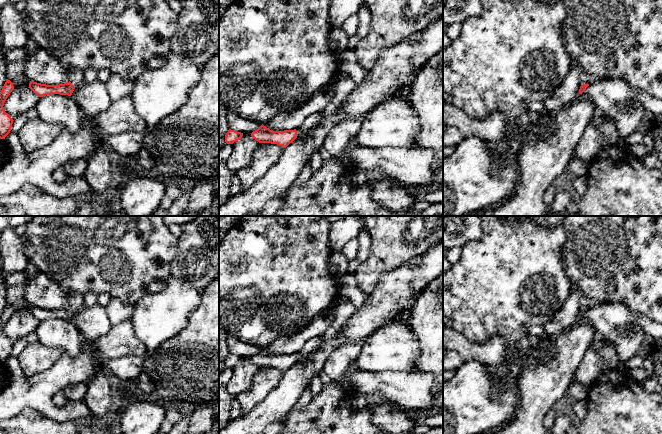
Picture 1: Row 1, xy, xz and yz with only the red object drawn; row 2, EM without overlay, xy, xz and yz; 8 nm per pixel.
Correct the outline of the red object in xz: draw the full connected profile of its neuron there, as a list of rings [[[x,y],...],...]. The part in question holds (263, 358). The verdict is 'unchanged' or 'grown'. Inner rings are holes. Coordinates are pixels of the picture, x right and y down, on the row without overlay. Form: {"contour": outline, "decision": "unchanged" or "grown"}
{"contour": [[[262,348],[257,354],[251,357],[251,360],[259,367],[277,368],[286,372],[298,360],[302,360],[303,358],[304,356],[299,352],[294,354],[273,355]]], "decision": "grown"}

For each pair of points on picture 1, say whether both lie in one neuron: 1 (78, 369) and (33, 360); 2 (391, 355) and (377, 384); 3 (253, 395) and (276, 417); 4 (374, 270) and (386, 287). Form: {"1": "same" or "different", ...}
{"1": "different", "2": "different", "3": "different", "4": "different"}

